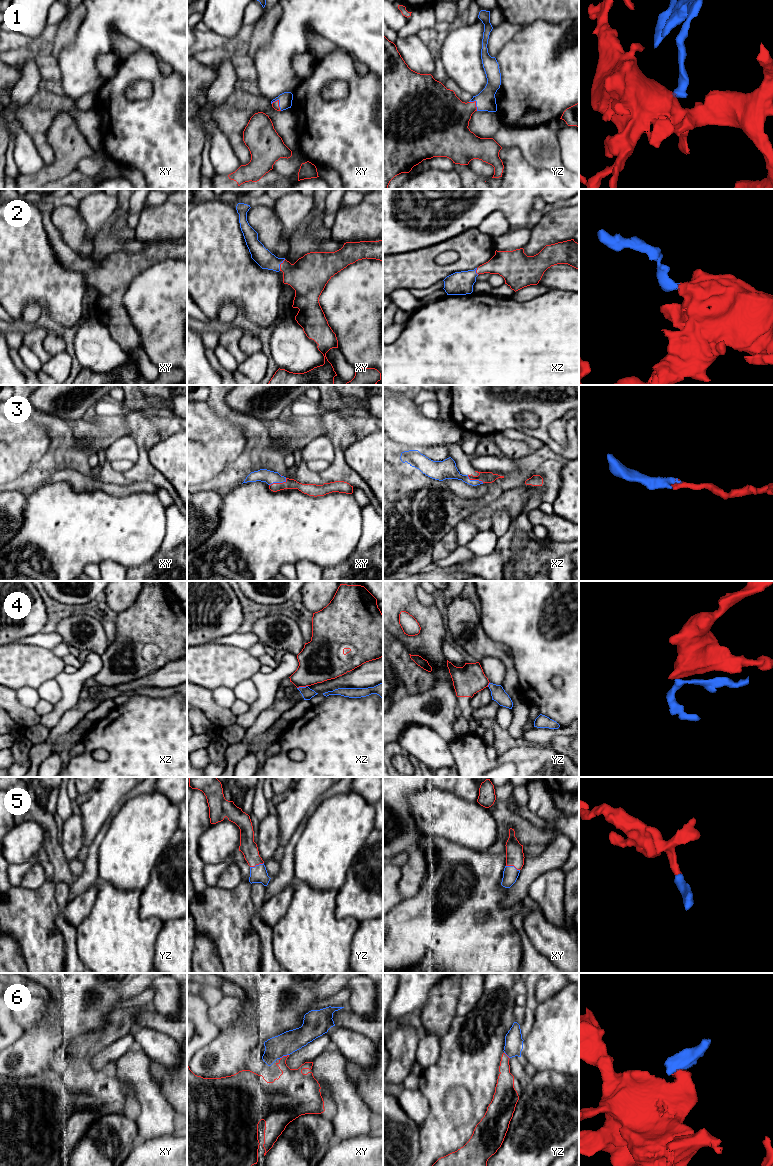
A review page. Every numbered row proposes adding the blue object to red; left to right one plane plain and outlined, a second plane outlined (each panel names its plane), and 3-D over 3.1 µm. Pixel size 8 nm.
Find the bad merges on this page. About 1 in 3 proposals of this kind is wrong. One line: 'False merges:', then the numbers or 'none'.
False merges: 4

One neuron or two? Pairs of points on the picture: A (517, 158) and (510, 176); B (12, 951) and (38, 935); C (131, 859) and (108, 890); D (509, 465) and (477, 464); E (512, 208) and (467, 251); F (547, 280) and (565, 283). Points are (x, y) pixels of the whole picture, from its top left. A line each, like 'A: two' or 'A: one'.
A: one
B: two
C: two
D: one
E: two
F: one

